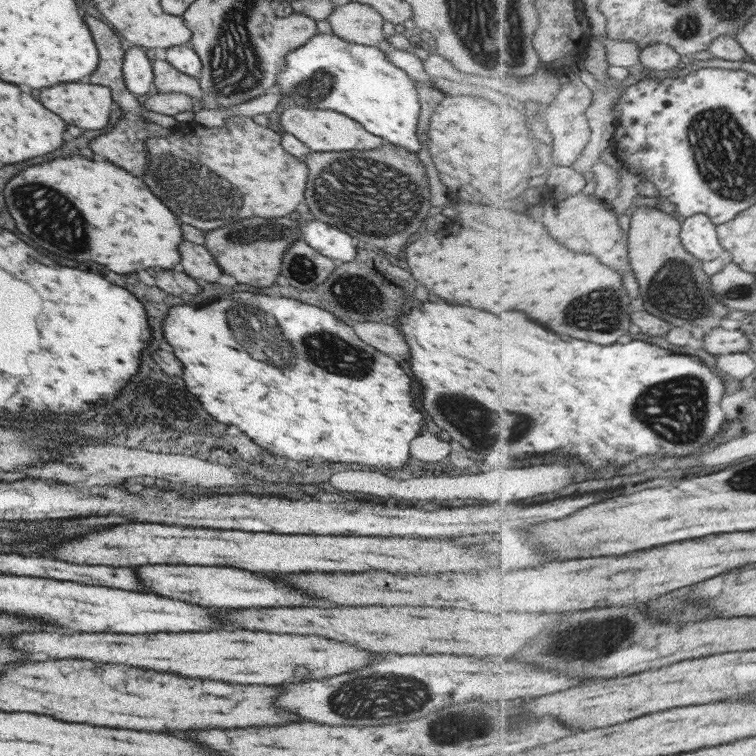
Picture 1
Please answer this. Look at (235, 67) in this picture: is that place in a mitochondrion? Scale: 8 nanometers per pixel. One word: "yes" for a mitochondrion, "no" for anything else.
yes

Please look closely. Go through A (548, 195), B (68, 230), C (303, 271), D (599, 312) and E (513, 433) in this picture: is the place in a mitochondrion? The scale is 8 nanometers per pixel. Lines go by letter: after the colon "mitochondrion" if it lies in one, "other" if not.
A: other
B: mitochondrion
C: mitochondrion
D: mitochondrion
E: mitochondrion

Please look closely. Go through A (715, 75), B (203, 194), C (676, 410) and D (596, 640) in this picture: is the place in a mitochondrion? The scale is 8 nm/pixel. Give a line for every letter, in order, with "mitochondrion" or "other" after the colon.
A: other
B: mitochondrion
C: mitochondrion
D: mitochondrion

